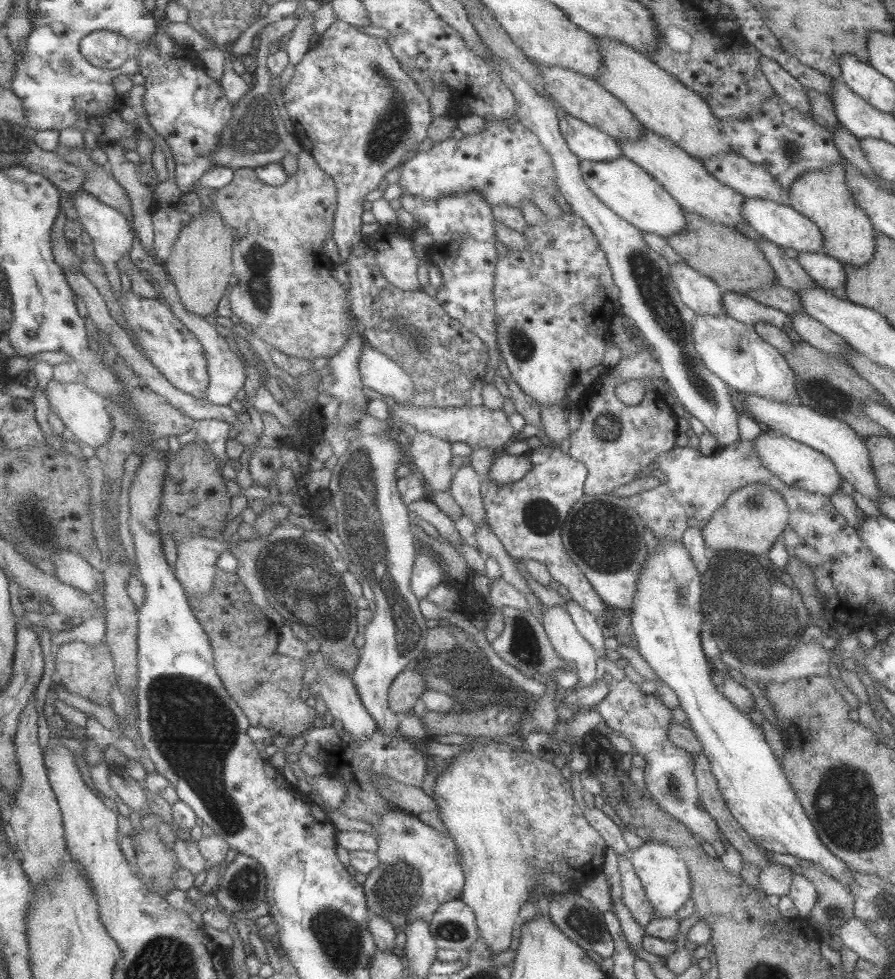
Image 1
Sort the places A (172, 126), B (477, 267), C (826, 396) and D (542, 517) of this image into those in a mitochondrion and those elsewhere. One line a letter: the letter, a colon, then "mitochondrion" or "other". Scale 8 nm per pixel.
A: mitochondrion
B: other
C: mitochondrion
D: mitochondrion

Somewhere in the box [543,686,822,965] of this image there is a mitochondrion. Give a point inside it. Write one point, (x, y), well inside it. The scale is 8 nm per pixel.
(585, 923)

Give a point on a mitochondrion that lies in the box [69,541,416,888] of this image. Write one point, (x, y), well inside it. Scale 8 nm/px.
(196, 731)

